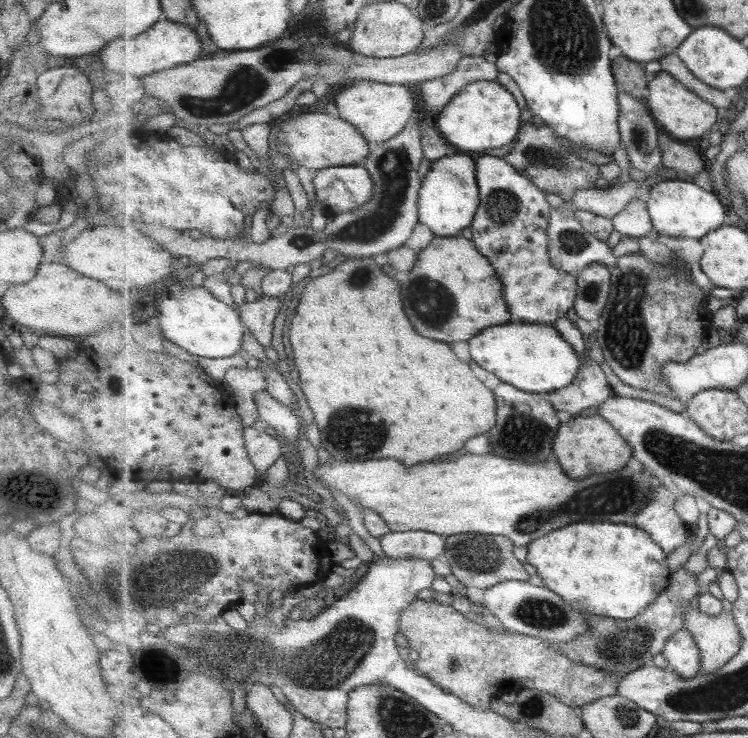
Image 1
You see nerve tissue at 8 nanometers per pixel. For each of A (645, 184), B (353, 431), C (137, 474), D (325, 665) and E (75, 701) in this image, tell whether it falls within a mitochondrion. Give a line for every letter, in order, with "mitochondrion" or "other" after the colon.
A: other
B: mitochondrion
C: other
D: mitochondrion
E: other

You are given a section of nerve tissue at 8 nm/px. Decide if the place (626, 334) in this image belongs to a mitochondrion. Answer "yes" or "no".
yes

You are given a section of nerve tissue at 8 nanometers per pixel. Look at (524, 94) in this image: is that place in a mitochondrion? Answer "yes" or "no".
no

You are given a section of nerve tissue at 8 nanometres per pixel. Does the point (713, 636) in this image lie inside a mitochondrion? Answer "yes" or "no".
no

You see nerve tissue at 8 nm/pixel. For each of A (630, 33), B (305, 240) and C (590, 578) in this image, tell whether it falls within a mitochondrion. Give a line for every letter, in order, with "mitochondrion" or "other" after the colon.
A: other
B: other
C: other

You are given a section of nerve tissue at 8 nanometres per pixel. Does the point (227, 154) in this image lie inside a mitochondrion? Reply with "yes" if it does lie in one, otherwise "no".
no

